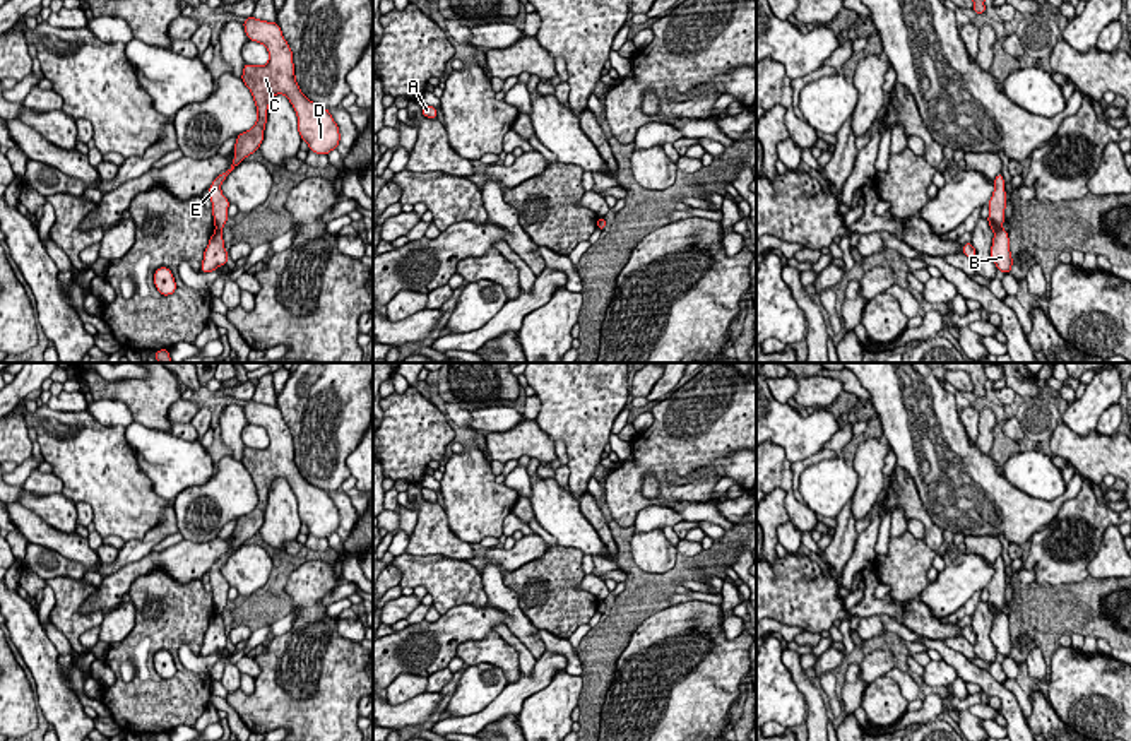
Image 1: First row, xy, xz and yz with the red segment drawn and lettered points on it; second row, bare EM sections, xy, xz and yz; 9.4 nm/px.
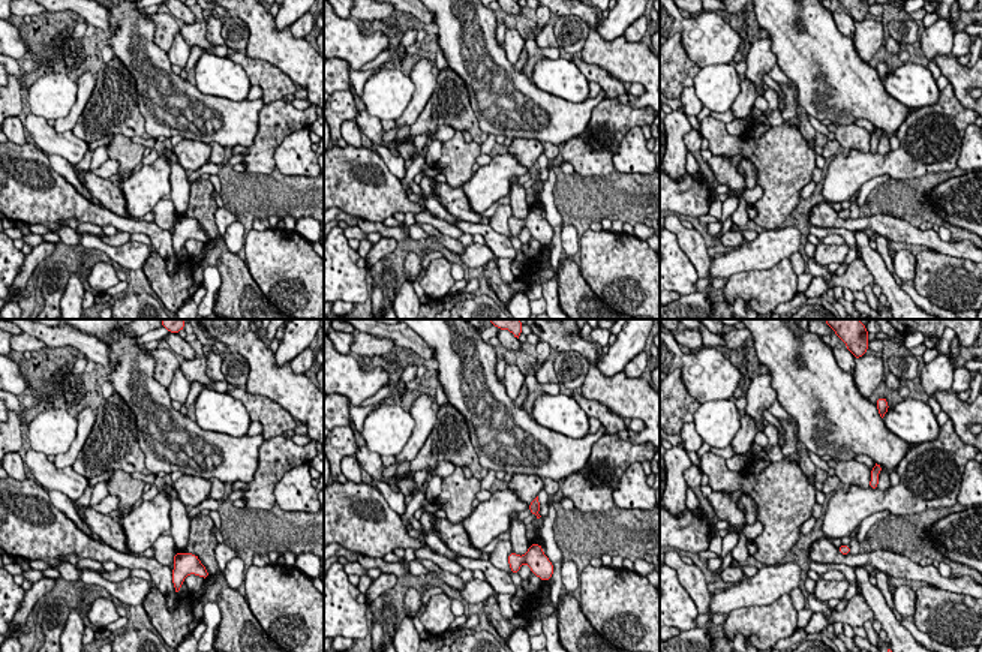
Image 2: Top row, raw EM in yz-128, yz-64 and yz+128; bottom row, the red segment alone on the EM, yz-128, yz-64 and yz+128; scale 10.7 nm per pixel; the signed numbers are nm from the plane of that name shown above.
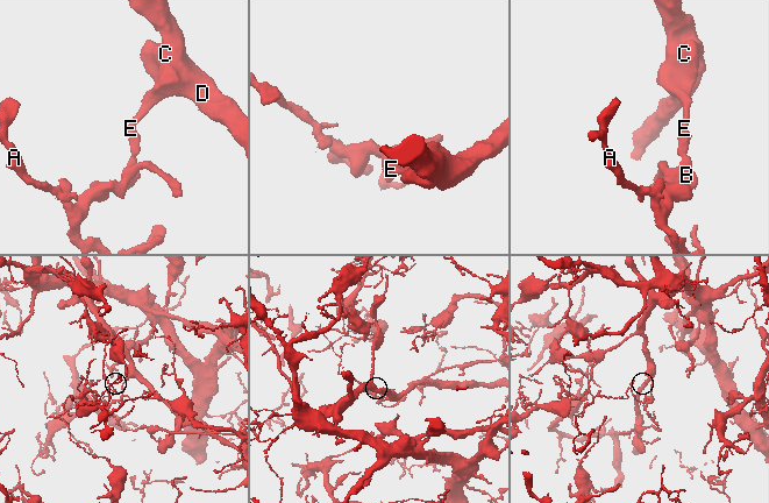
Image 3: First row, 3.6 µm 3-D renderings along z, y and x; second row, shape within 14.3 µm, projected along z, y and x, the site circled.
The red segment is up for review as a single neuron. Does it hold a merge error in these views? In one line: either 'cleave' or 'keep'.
cleave

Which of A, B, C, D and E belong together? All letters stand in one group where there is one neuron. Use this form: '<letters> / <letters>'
A B / C D E

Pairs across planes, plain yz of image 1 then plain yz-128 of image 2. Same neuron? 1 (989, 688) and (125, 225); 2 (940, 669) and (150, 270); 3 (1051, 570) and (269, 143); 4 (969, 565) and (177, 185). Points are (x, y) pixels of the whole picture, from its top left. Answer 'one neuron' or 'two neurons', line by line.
1: one neuron
2: two neurons
3: one neuron
4: two neurons

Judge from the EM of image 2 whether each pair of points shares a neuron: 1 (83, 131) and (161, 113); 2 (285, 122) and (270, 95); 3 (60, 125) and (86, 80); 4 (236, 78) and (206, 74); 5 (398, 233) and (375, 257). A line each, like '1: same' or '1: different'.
1: different
2: different
3: same
4: same
5: different

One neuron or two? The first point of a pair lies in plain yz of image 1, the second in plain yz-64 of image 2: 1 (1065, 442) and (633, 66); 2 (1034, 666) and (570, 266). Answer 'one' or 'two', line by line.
1: one
2: two

